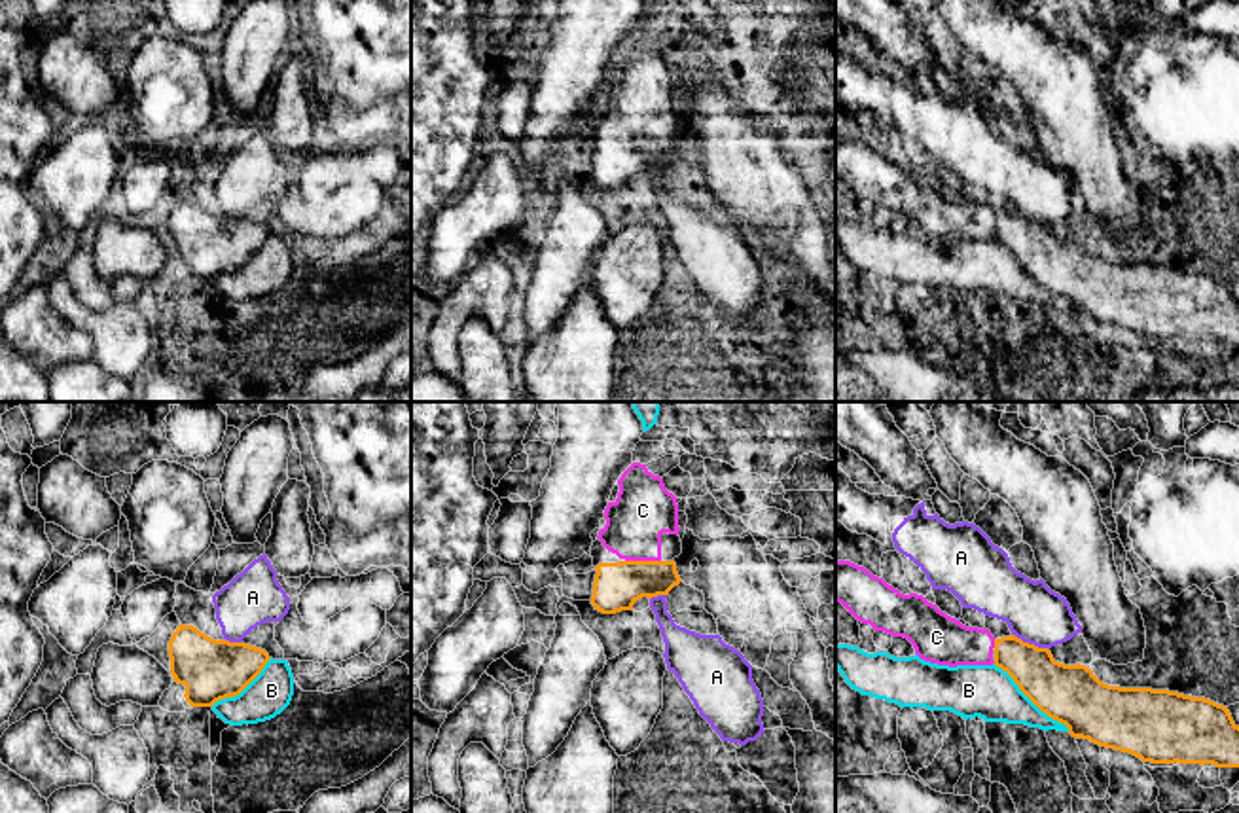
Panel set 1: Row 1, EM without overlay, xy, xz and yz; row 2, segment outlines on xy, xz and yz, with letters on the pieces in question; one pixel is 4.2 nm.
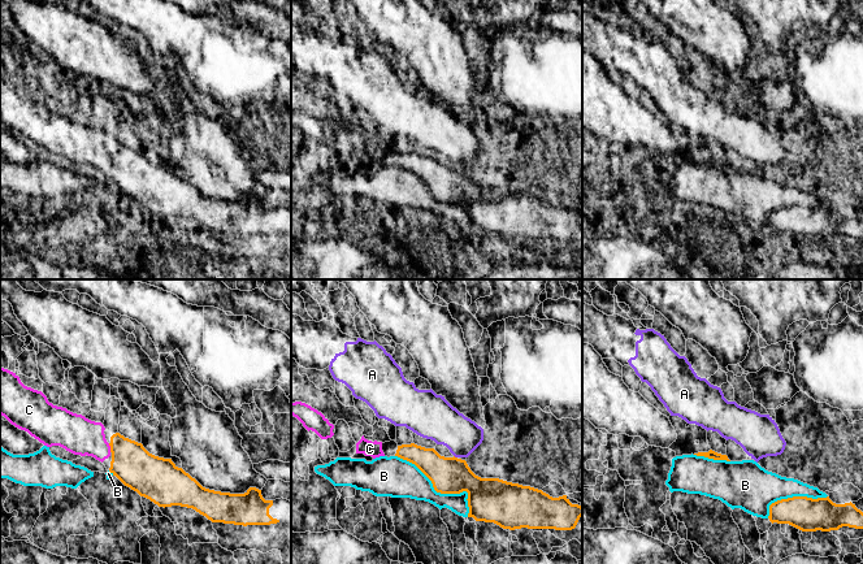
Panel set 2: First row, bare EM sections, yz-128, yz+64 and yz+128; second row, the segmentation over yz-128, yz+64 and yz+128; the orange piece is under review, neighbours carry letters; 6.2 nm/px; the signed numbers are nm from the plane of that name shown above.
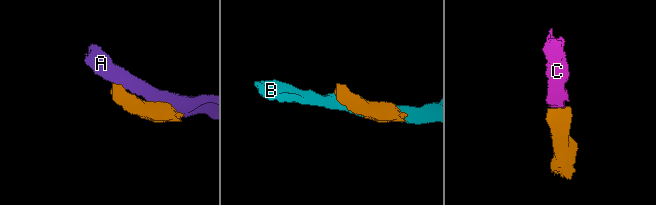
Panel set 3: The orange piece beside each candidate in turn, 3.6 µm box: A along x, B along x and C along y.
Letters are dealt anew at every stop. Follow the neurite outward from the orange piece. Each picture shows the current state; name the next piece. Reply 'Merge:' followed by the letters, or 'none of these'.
Merge: C

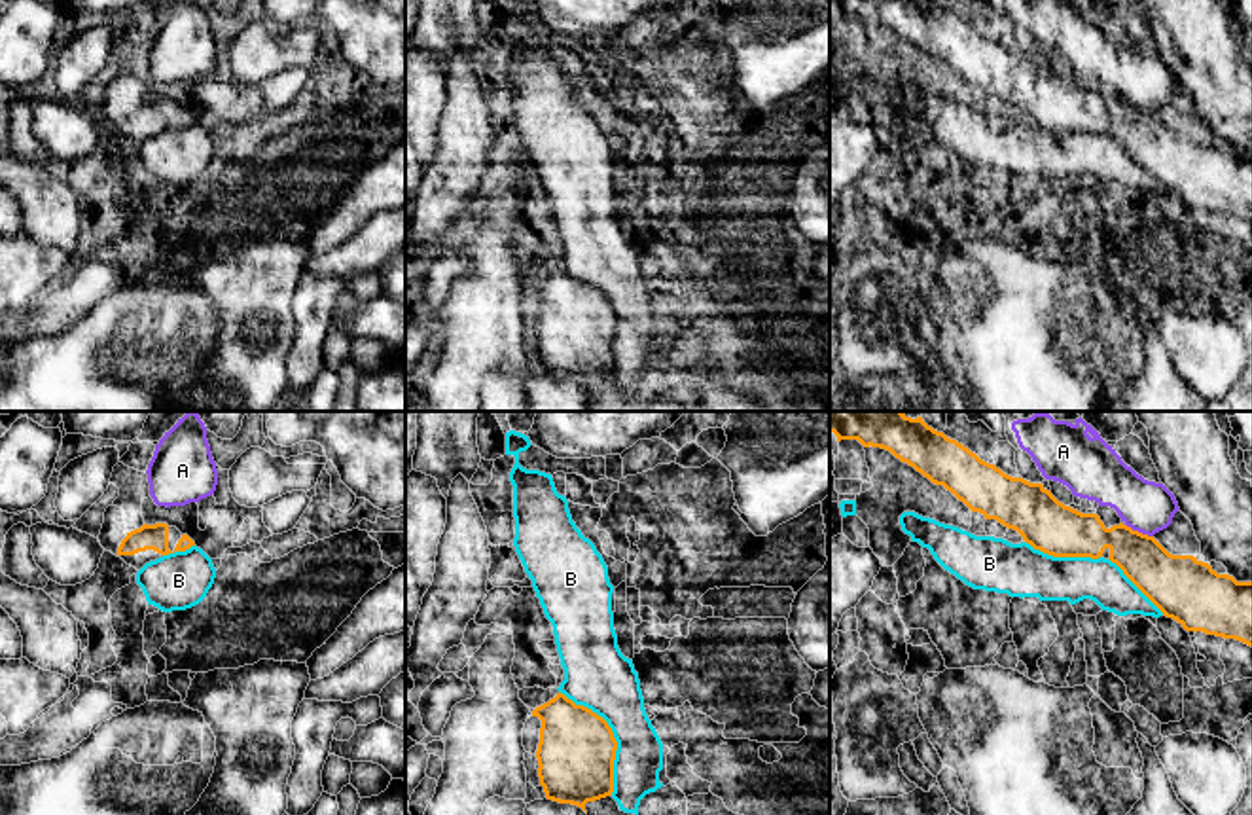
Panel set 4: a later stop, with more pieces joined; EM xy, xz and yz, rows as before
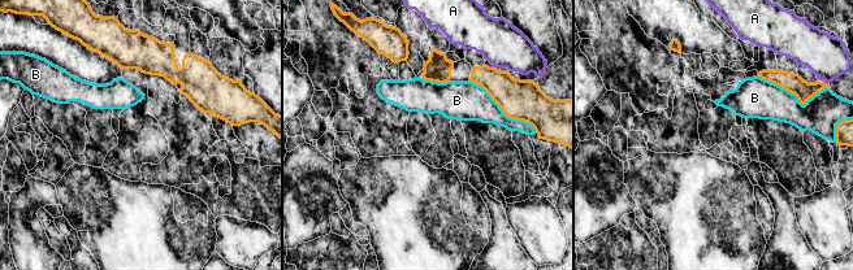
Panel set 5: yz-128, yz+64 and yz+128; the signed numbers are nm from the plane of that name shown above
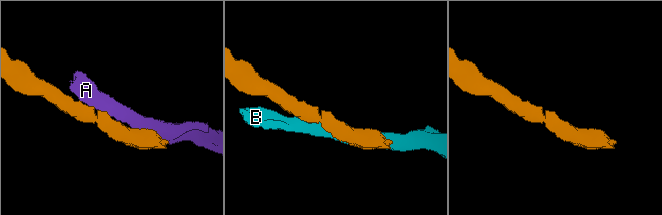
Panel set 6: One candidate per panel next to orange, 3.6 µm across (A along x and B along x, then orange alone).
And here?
Merge: none of these

